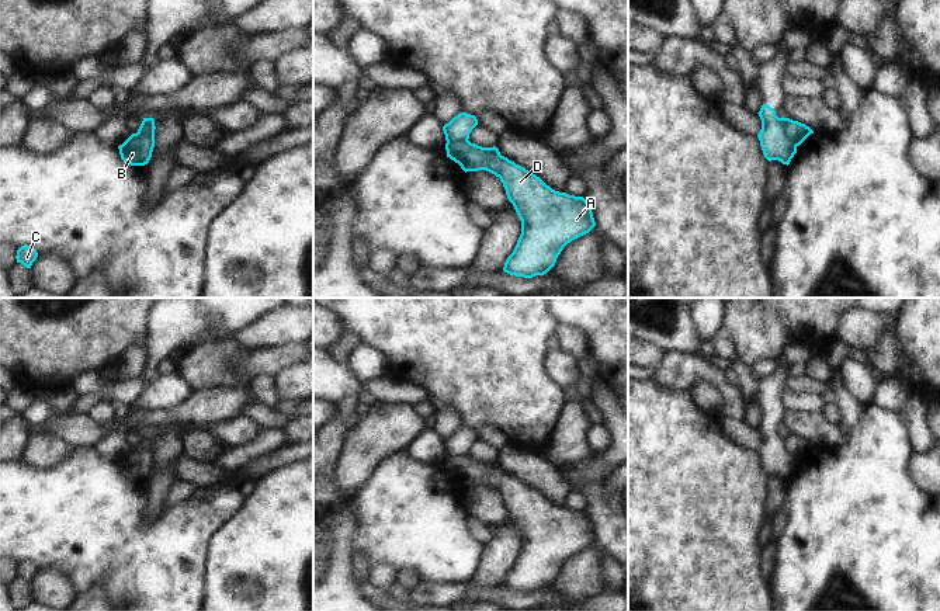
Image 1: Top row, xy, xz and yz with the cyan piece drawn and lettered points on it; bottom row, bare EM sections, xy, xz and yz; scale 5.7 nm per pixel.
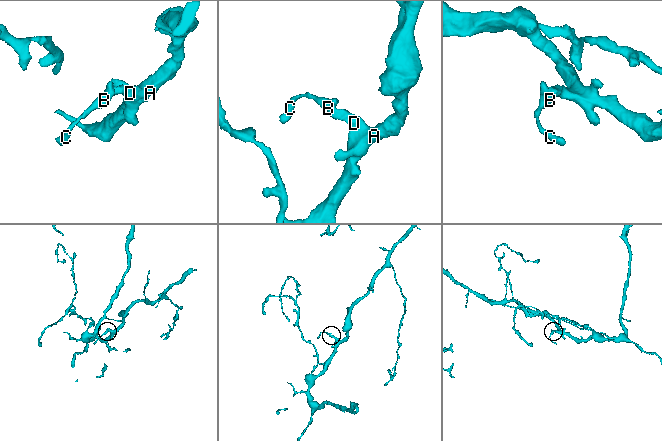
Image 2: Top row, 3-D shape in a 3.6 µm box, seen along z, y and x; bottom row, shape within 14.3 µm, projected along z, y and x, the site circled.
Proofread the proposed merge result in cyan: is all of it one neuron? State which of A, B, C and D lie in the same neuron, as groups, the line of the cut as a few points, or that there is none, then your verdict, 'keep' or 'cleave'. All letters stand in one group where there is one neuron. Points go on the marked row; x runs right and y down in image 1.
A D / B C | yz (784, 118), (784, 134), (797, 145) | cleave

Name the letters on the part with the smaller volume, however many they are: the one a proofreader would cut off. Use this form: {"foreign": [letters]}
{"foreign": ["B", "C"]}

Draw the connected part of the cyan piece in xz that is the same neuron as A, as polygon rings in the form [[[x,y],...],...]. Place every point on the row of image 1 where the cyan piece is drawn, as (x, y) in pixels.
[[[454,140],[445,143],[445,150],[447,157],[465,173],[486,170],[503,183],[521,221],[521,235],[504,263],[504,272],[524,278],[547,274],[568,243],[596,226],[583,197],[552,190],[540,177],[502,156],[496,146]]]

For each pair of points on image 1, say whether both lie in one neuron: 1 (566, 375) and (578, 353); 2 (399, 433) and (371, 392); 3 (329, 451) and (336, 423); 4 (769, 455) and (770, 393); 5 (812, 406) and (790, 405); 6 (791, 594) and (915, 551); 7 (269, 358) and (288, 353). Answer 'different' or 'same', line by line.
1: different
2: different
3: same
4: same
5: same
6: same
7: same

